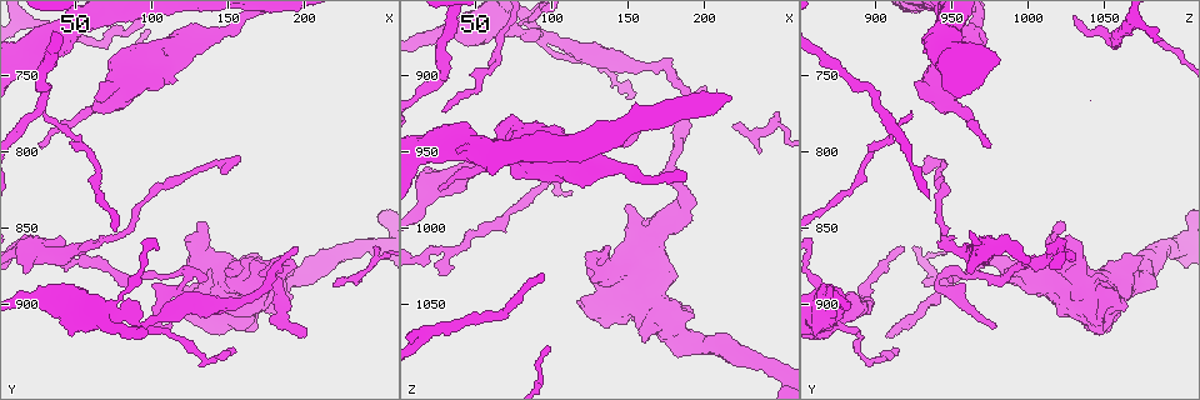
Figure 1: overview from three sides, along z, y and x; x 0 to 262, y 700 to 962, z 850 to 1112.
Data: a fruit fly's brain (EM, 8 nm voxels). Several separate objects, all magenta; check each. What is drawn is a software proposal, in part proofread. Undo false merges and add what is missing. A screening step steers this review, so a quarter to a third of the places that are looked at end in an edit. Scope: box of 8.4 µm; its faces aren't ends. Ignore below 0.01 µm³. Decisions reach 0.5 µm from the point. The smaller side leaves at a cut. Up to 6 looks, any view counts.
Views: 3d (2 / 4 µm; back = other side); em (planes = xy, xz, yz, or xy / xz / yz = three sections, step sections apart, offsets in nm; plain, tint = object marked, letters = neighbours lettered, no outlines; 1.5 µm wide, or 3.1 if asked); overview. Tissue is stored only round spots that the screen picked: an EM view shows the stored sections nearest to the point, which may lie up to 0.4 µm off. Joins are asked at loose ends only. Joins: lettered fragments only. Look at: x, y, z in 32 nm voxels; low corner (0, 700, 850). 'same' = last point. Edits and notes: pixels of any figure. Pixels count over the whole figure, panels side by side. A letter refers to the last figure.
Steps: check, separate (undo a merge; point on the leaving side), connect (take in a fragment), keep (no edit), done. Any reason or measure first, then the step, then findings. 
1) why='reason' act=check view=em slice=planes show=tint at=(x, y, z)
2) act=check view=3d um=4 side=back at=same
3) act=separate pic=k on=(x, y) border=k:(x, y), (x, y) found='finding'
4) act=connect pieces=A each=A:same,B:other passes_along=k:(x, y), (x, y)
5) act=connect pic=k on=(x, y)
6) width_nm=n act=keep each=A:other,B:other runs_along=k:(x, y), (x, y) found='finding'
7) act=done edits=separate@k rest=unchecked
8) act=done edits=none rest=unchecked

why='tapers out' act=check view=3d um=4 side=back at=(120, 886, 938)

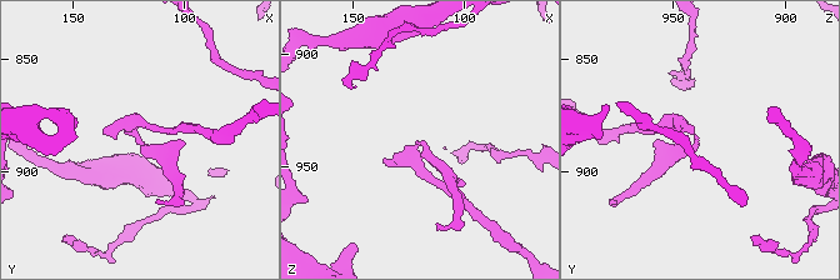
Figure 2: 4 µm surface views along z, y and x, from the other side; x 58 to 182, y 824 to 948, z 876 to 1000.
act=check view=em slice=planes show=letters at=(120, 885, 940)

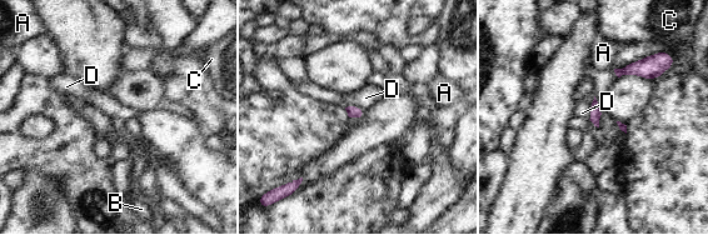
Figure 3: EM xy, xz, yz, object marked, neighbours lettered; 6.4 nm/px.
act=keep each=A:other,B:other,C:other,D:other border=3:(594, 98), (588, 119) found='no lettered fragment goes on from it'

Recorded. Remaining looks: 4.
why='narrows sharply' act=check view=em slice=yz step=8 show=letters at=(96, 910, 872)

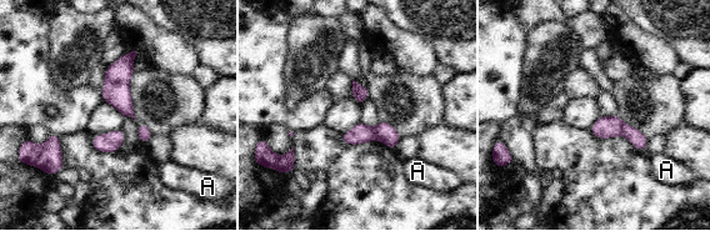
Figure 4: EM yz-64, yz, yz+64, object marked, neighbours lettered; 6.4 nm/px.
act=separate pic=4 on=(360, 134) each=A:other border=4:(375, 127), (376, 139) found='two neurons meet here'

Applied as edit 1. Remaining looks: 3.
why='free end' act=check view=em slice=planes show=letters at=(26, 794, 976)

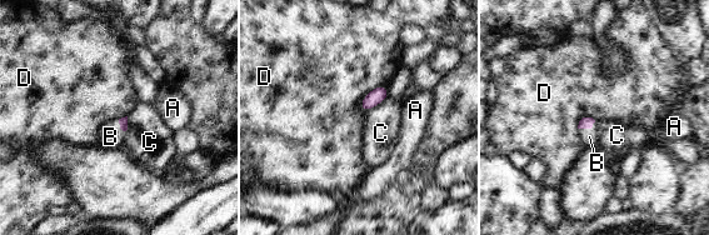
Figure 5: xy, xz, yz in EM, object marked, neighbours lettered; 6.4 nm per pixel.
act=connect pic=5 on=(589, 136) each=A:other,B:same,C:other,D:other passes_along=5:(585, 123), (588, 128), (589, 136) found='the neuron continues'

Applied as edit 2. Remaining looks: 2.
act=done edits=separate@4,connect@5 rest=unchecked

